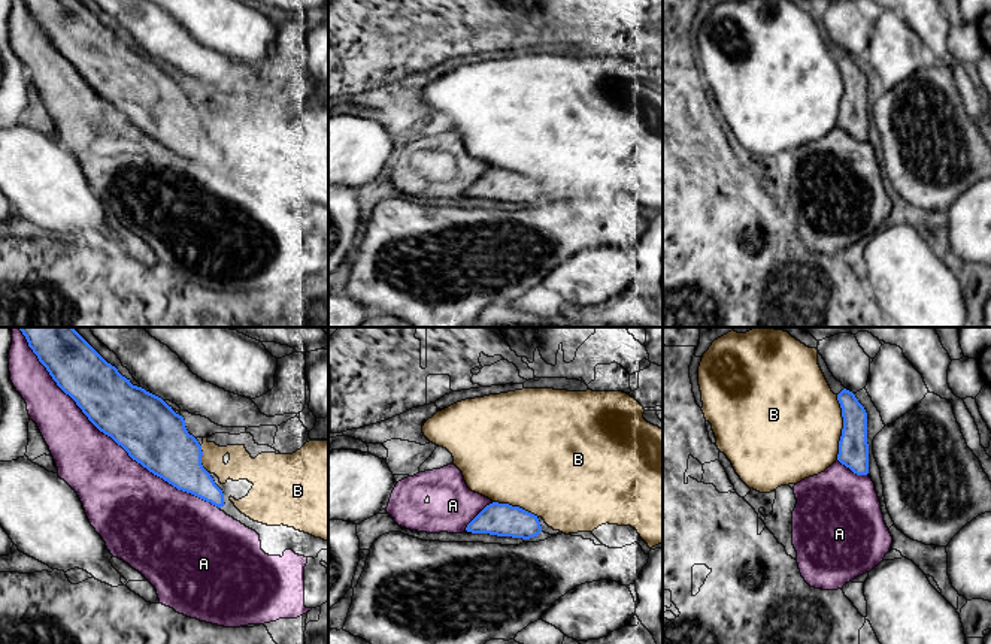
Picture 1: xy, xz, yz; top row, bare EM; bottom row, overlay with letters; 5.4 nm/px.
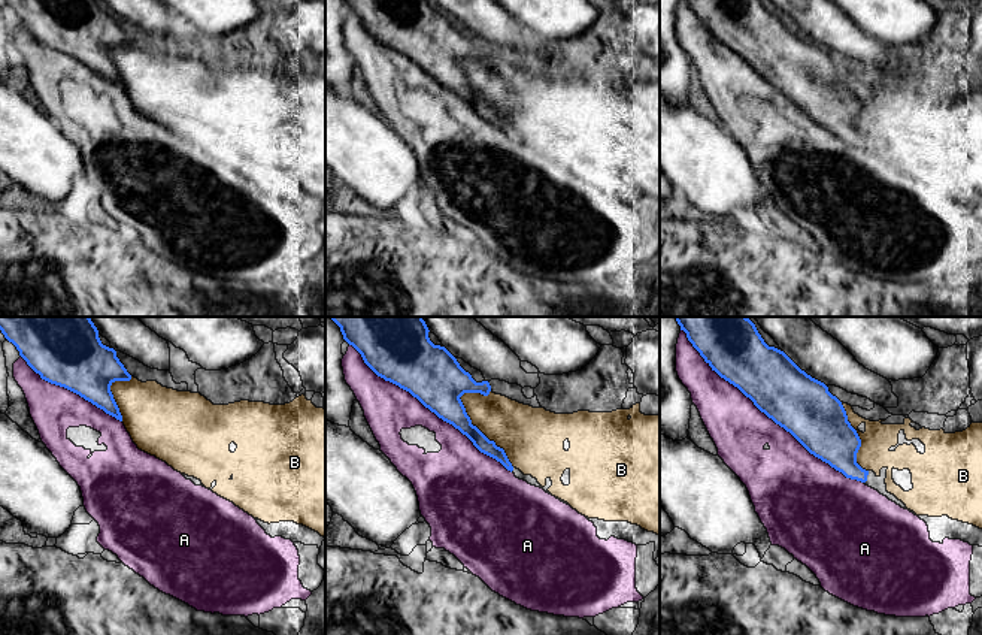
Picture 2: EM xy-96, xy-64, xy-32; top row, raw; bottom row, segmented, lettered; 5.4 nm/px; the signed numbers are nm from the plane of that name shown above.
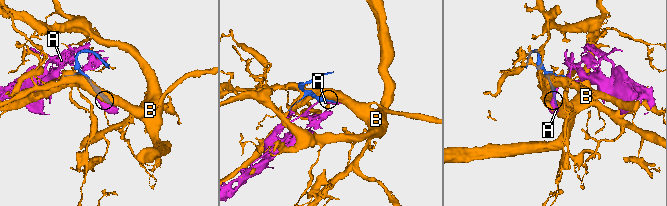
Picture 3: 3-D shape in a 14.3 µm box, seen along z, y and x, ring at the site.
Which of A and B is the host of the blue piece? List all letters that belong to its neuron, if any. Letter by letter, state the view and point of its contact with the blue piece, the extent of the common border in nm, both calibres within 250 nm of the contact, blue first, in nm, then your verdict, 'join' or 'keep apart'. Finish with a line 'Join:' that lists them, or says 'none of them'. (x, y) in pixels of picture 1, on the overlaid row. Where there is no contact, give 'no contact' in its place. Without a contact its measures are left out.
A: xy (108, 435) | 1450 nm | 340/360 nm | join
B: yz (843, 428) | 360 nm | 160/480 nm | keep apart
Join: A

